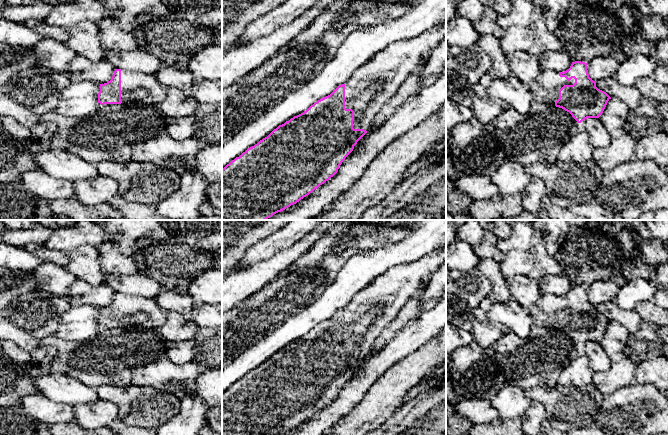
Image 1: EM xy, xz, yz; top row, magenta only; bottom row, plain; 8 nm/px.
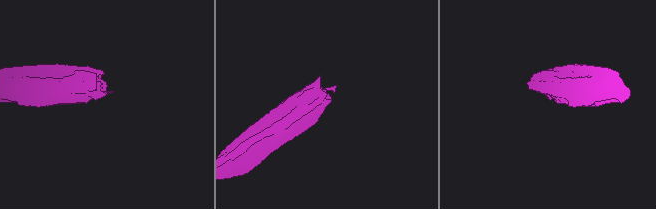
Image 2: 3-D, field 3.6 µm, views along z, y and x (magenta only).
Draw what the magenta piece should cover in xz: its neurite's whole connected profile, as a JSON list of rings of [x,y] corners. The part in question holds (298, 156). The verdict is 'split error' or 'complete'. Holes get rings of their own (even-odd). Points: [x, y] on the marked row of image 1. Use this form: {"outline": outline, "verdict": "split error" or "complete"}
{"outline": [[[446,20],[420,35],[396,41],[357,69],[330,95],[303,113],[279,125],[267,137],[248,148],[222,169],[222,220],[267,220],[308,196],[333,177],[357,142],[369,131],[375,116],[393,97],[406,78],[414,73],[423,57],[446,38]]], "verdict": "split error"}

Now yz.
{"outline": [[[581,61],[572,62],[570,68],[564,72],[542,70],[528,87],[534,101],[562,108],[578,123],[587,118],[599,118],[611,99],[606,92],[596,87],[596,82],[589,77],[587,63]]], "verdict": "split error"}

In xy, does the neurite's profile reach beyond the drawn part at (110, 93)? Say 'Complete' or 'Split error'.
Split error

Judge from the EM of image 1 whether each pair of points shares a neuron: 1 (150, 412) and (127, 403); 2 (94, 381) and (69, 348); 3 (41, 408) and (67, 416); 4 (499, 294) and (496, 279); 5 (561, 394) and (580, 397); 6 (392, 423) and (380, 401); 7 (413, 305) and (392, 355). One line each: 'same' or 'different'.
1: same
2: same
3: same
4: same
5: same
6: different
7: different

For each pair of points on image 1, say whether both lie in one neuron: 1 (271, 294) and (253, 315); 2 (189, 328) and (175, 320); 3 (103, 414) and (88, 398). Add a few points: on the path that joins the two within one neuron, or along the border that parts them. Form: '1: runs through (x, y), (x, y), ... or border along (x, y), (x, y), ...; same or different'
1: runs through (270, 300), (259, 311); same
2: runs through (186, 328), (183, 328), (178, 323); same
3: border along (99, 399), (94, 402), (79, 403), (73, 406); different

